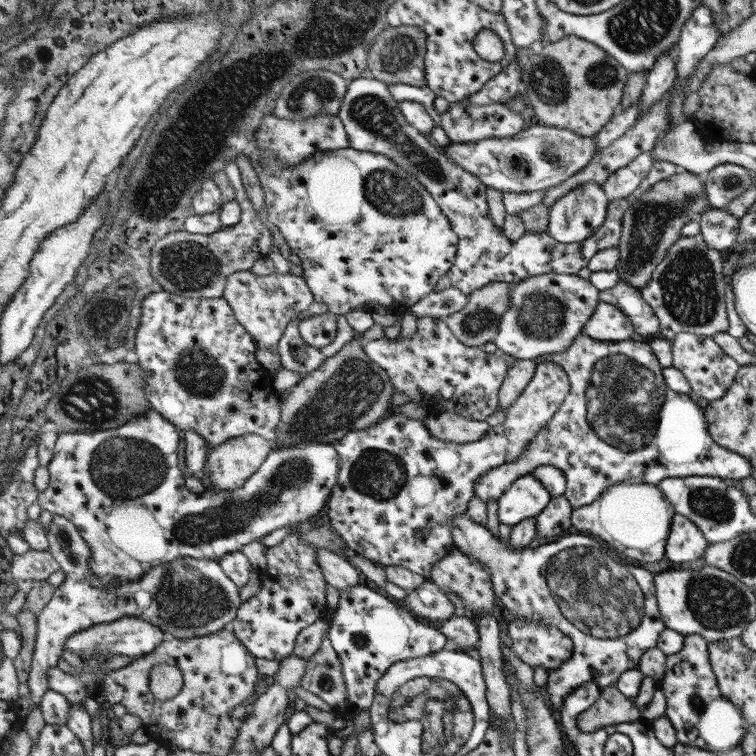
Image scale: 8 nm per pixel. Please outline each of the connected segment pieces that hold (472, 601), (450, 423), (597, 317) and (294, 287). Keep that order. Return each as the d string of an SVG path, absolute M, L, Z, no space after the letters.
M456 545L447 551L446 557L443 557L442 561L432 566L430 573L429 581L435 583L443 593L452 591L460 596L464 606L471 610L475 618L495 612L493 608L497 607L497 596L495 590L493 590L493 582L491 582L492 574L486 571L482 562L466 555Z
M439 412L430 414L425 423L441 441L468 444L484 438L493 426L493 419L469 420L455 412Z
M598 302L583 334L597 341L631 340L631 321L617 307Z
M251 269L233 273L228 276L223 297L231 304L238 322L254 336L258 349L269 351L278 350L290 323L316 302L303 275L283 274L278 270L267 276L257 276Z

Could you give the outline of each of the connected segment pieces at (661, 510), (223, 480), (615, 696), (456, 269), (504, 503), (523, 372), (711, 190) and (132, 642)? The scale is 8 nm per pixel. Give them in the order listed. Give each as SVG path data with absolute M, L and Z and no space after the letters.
M626 481L604 489L590 505L574 509L572 523L581 532L591 532L623 556L637 562L657 562L664 558L664 546L674 510L656 485Z
M257 434L236 437L223 443L223 445L212 448L207 459L207 466L210 471L208 484L215 486L220 491L241 488L250 476L258 472L272 450L271 442Z
M614 683L600 688L599 696L591 708L578 716L578 727L583 732L591 732L601 727L633 722L639 719L639 715L641 709L634 705L633 700L625 698Z
M358 78L349 84L338 115L350 138L349 147L386 154L398 162L399 166L411 171L411 174L434 195L447 218L450 218L454 231L460 238L456 261L447 274L451 286L470 295L494 282L521 282L531 276L541 276L550 272L578 275L579 270L588 266L591 257L597 251L618 245L622 227L621 217L629 205L629 196L609 200L604 221L582 243L555 240L547 231L527 232L519 240L507 238L496 222L489 217L486 193L488 186L481 182L478 175L465 170L449 158L444 152L445 147L439 146L408 123L399 103L400 101L390 93L388 83L375 78Z
M535 475L522 476L498 500L499 524L503 523L514 527L528 518L538 517L553 499L551 491L547 490L547 487L538 478L535 478Z
M519 359L519 362L509 370L509 376L500 390L499 407L507 411L513 402L521 396L521 393L533 381L538 364L537 360Z
M718 164L705 176L704 193L709 207L723 209L724 206L745 192L752 185L750 171L735 164Z
M123 617L118 621L111 623L101 623L93 625L90 629L82 630L80 633L73 634L71 640L67 640L64 644L64 650L75 652L79 657L91 657L94 652L102 654L102 652L110 652L113 656L129 656L138 658L147 653L153 652L161 641L169 638L169 636L160 630L158 626L143 620L142 618Z

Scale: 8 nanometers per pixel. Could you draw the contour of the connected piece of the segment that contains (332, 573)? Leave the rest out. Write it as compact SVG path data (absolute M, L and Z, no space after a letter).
M318 549L318 562L327 583L339 591L343 592L353 586L363 585L363 574L344 556L326 549Z

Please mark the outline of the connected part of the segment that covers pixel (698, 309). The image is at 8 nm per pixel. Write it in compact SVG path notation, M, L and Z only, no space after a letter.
M697 233L695 236L683 236L671 244L664 257L655 265L647 284L638 291L659 321L658 337L671 342L675 334L683 332L707 337L727 332L728 321L724 300L727 281L728 278L721 273L721 253L707 248L701 235Z

